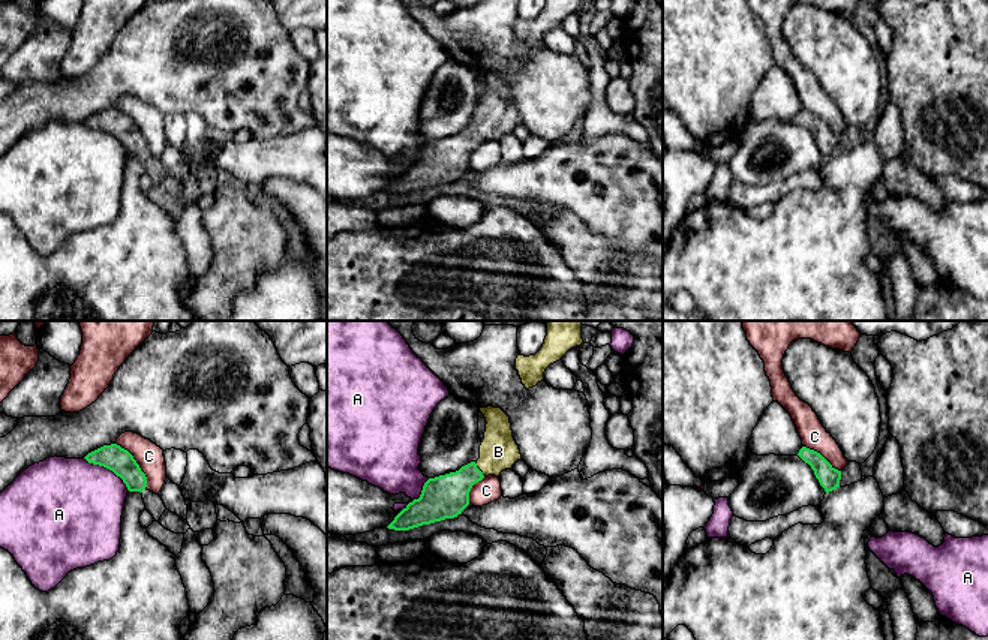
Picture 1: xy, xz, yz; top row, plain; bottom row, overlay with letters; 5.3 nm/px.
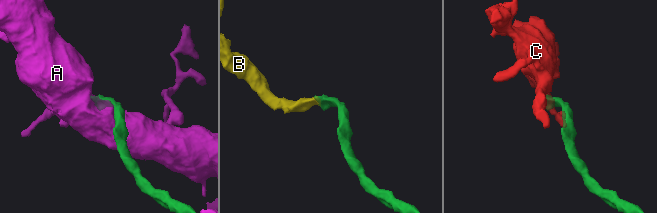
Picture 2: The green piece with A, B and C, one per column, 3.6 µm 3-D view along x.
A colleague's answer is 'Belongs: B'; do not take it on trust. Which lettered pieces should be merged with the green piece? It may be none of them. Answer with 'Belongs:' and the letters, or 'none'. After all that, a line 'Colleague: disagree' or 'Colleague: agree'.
Belongs: B
Colleague: agree

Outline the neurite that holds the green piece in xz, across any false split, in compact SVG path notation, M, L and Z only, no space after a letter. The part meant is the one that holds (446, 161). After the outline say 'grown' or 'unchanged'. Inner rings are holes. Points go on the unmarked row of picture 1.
M480 72L486 82L480 123L456 136L429 142L418 163L409 166L387 190L394 195L409 195L445 183L454 183L469 169L472 150L484 141L499 141L522 123L513 102L510 81L501 72Z | grown

